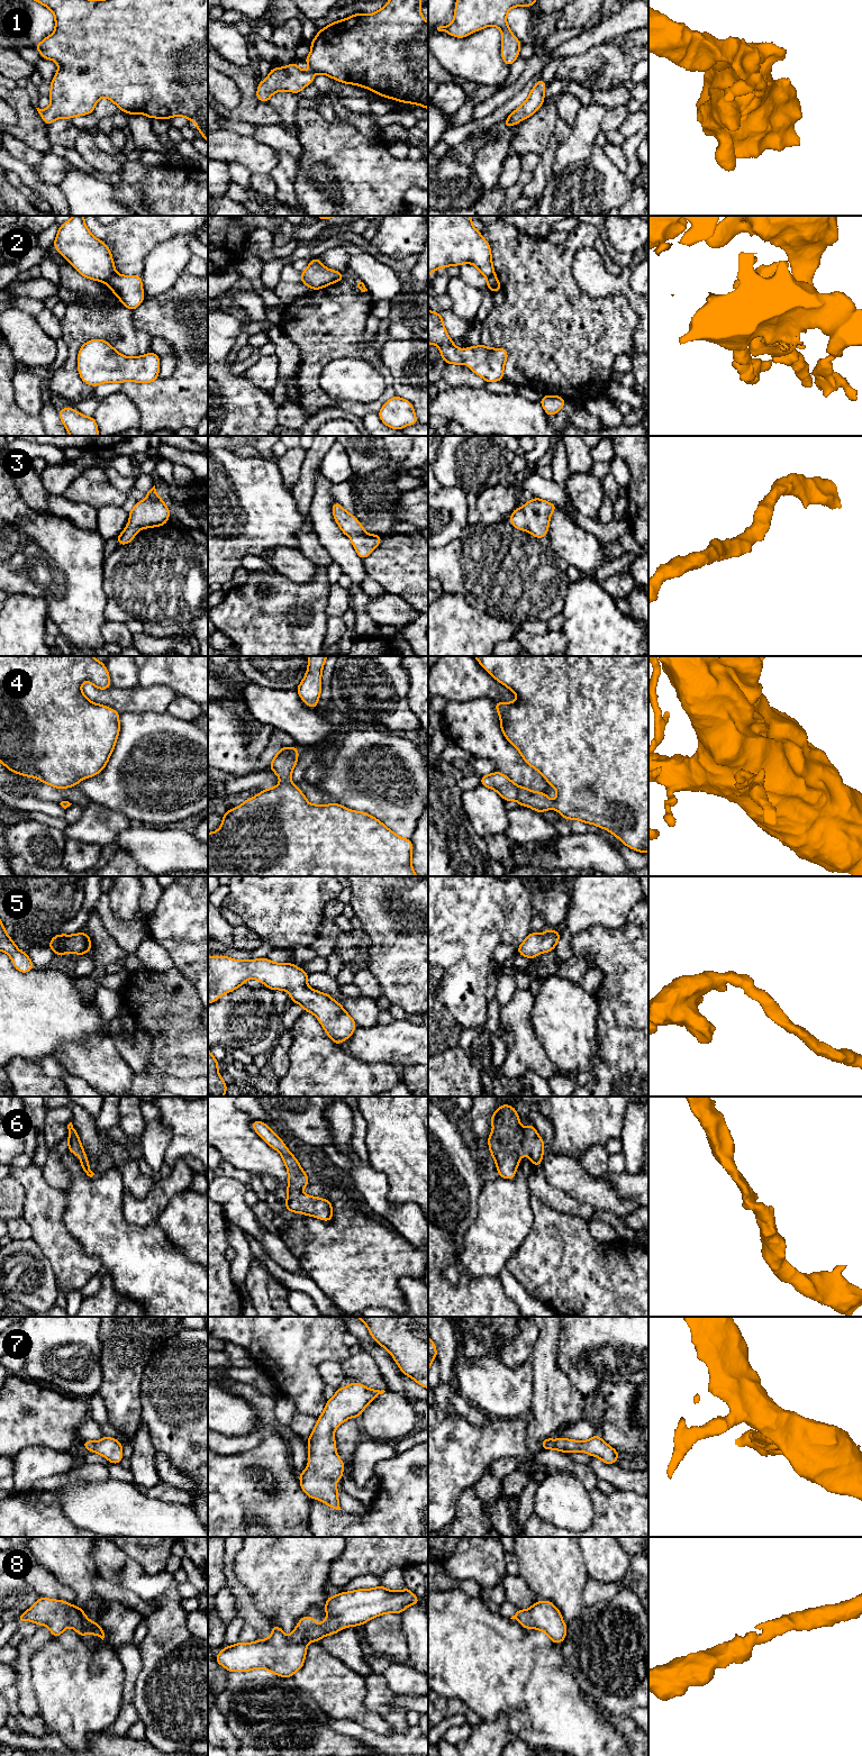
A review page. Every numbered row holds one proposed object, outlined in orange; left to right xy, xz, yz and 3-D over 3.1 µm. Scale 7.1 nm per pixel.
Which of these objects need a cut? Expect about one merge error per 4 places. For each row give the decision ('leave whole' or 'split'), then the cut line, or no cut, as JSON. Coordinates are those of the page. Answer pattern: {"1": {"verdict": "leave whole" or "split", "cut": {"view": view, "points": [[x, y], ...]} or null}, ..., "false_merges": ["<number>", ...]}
{"1": {"verdict": "leave whole", "cut": null}, "2": {"verdict": "split", "cut": {"view": "xy", "points": [[116, 273], [105, 282]]}}, "3": {"verdict": "leave whole", "cut": null}, "4": {"verdict": "leave whole", "cut": null}, "5": {"verdict": "leave whole", "cut": null}, "6": {"verdict": "leave whole", "cut": null}, "7": {"verdict": "leave whole", "cut": null}, "8": {"verdict": "leave whole", "cut": null}, "false_merges": ["2"]}

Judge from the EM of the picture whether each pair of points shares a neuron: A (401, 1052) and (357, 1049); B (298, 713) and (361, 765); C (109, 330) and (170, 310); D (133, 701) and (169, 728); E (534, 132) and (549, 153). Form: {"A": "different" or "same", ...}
{"A": "same", "B": "different", "C": "different", "D": "different", "E": "different"}

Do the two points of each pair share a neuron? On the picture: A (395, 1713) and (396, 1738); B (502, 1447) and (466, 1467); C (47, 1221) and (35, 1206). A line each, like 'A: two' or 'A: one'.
A: two
B: one
C: one

